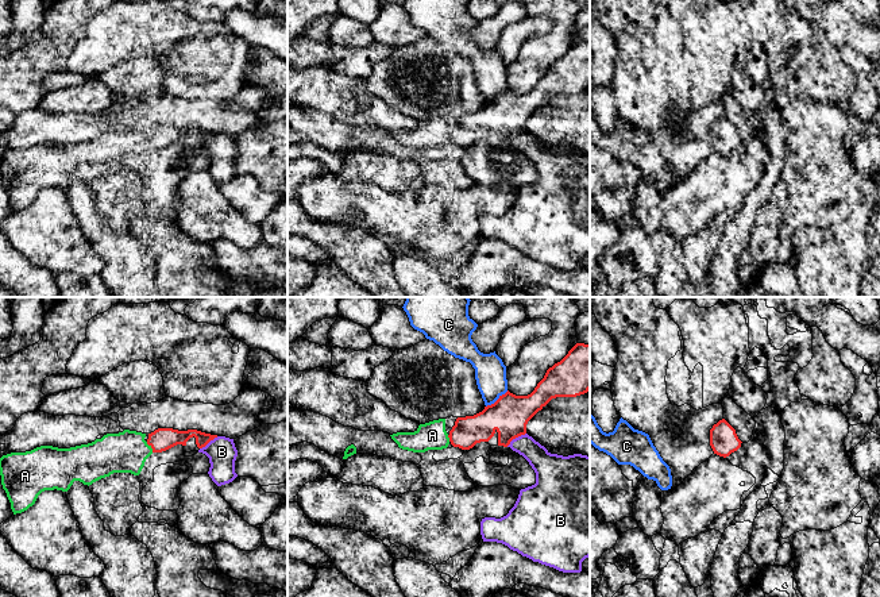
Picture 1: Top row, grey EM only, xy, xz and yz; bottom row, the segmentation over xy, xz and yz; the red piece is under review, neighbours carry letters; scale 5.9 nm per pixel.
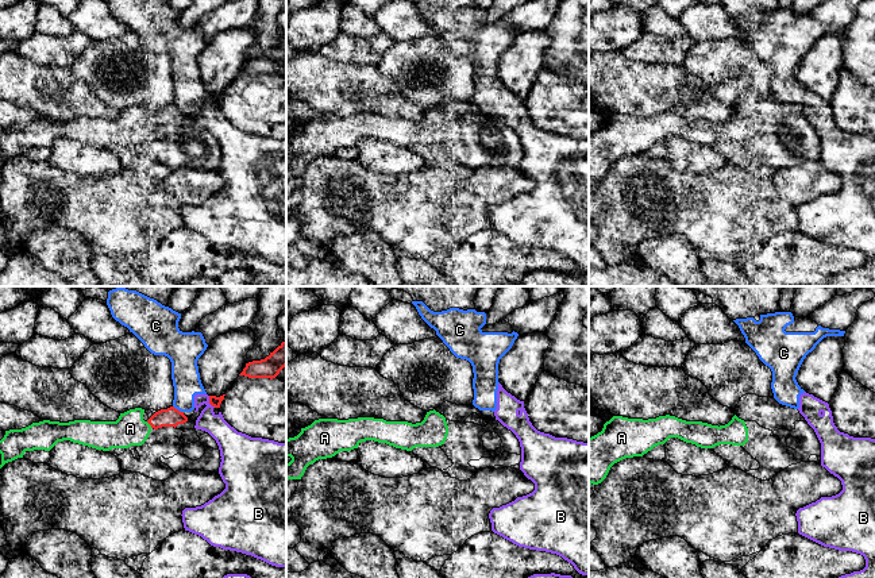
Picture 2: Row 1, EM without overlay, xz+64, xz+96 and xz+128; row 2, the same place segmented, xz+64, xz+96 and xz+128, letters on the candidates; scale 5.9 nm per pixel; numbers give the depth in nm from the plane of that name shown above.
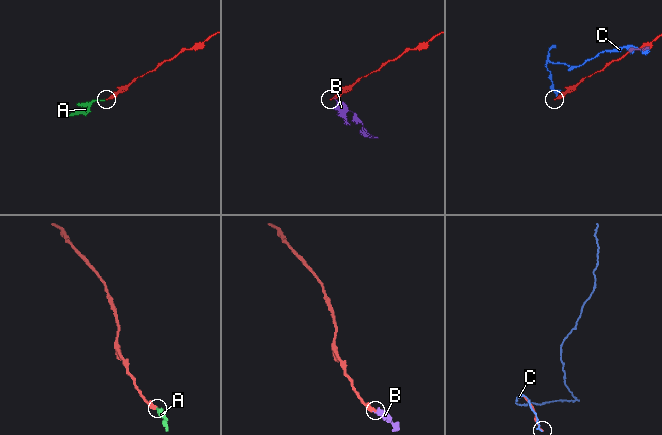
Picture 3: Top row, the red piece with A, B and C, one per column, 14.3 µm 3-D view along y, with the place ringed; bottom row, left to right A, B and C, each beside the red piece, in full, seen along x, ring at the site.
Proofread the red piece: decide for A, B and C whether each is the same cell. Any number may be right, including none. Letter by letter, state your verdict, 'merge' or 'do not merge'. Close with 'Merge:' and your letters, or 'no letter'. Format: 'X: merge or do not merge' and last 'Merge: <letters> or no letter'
A: merge
B: do not merge
C: do not merge
Merge: A

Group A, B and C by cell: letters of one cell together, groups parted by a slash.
A / B C

